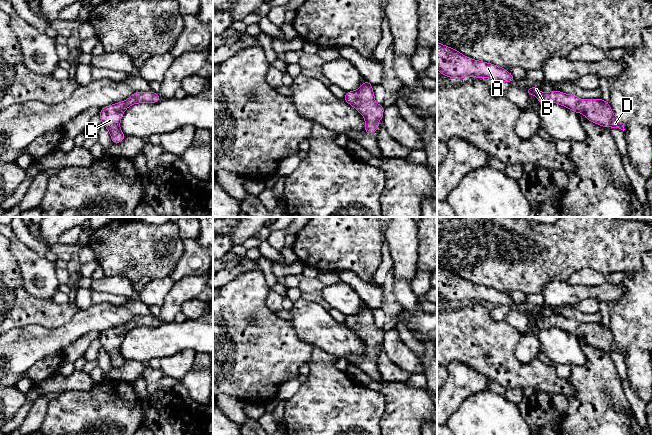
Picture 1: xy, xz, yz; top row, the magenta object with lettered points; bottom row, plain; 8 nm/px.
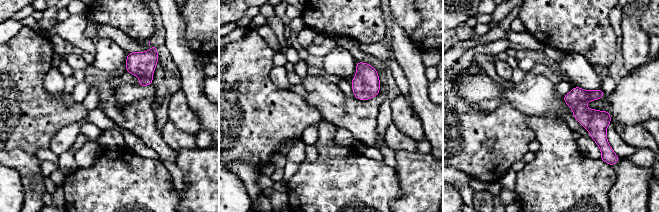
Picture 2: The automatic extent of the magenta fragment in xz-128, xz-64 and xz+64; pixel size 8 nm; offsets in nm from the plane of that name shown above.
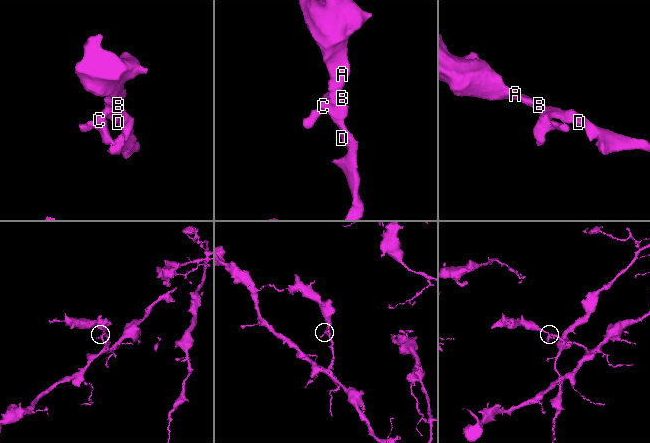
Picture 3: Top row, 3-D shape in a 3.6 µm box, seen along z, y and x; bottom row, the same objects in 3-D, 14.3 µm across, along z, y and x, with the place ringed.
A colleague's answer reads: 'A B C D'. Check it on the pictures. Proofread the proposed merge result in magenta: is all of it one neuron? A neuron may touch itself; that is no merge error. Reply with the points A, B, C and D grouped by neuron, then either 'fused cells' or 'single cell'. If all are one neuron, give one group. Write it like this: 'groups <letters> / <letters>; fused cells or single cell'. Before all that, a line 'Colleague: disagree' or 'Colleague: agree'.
Colleague: agree
groups A B C D; single cell

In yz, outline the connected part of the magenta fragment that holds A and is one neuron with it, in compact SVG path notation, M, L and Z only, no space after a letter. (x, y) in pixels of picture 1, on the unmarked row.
M437 266L437 293L441 299L453 303L466 300L491 302L495 306L513 306L516 303L503 291L471 283L459 275Z

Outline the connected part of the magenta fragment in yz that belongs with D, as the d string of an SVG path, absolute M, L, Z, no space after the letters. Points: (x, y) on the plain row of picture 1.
M530 311L525 315L529 320L536 319L540 329L556 326L577 338L583 337L585 342L605 352L613 351L624 355L624 348L618 344L608 326L601 322L584 324L572 318L565 318L558 314L541 317L540 311Z

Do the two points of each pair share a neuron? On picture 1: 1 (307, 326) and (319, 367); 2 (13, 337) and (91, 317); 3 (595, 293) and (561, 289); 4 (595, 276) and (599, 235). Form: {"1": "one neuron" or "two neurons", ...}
{"1": "two neurons", "2": "one neuron", "3": "one neuron", "4": "two neurons"}

